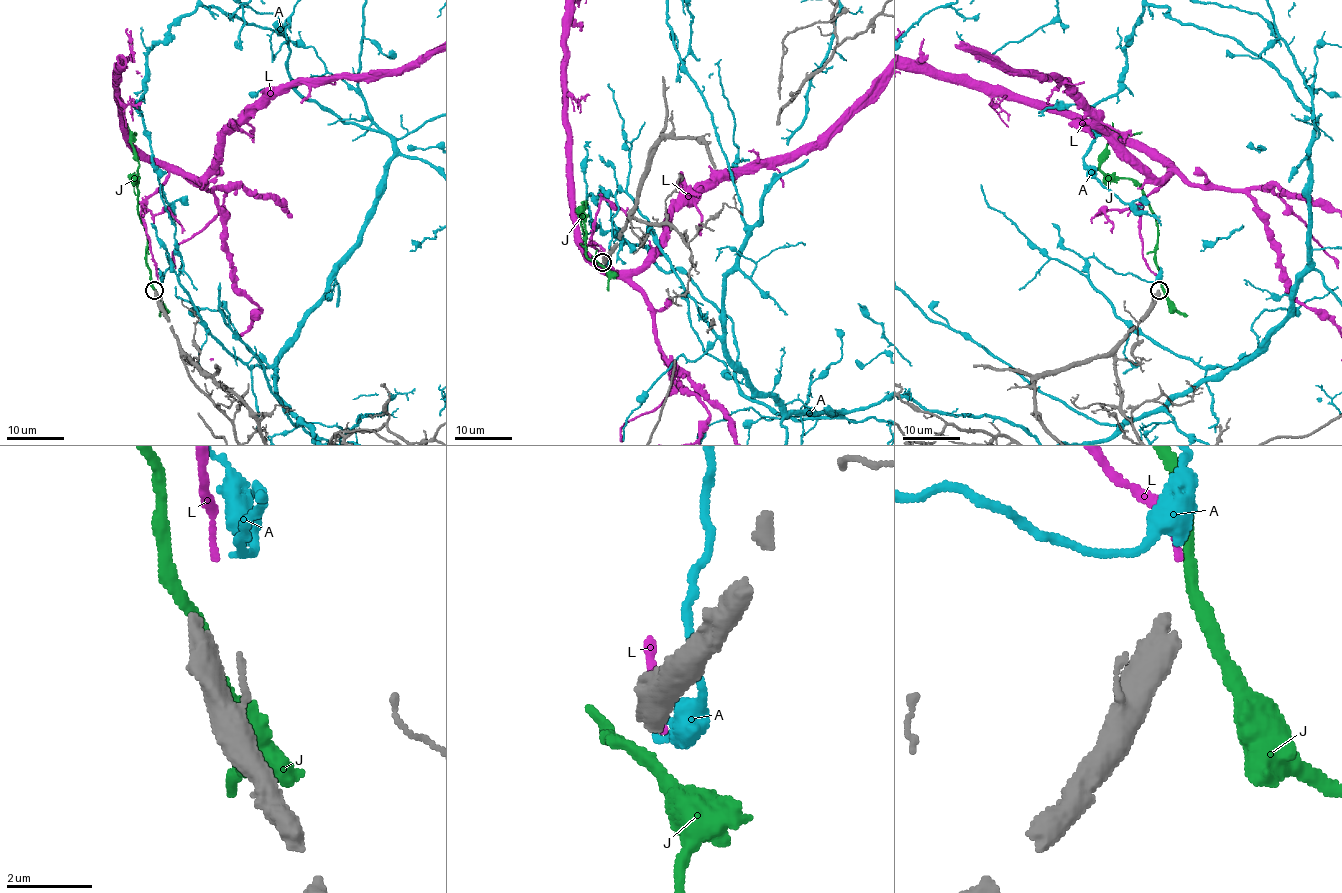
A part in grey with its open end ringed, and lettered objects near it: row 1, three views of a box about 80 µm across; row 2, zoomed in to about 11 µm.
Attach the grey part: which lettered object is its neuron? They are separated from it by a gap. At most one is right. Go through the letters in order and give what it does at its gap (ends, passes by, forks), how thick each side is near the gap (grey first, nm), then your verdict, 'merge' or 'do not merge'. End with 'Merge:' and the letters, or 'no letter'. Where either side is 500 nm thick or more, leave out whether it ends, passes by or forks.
A: it passes by; calibres 400 and 440 nm; do not merge
J: it passes by; calibres 400 and 300 nm; do not merge
L: it ends; calibres 400 and 130 nm; do not merge
Merge: no letter

